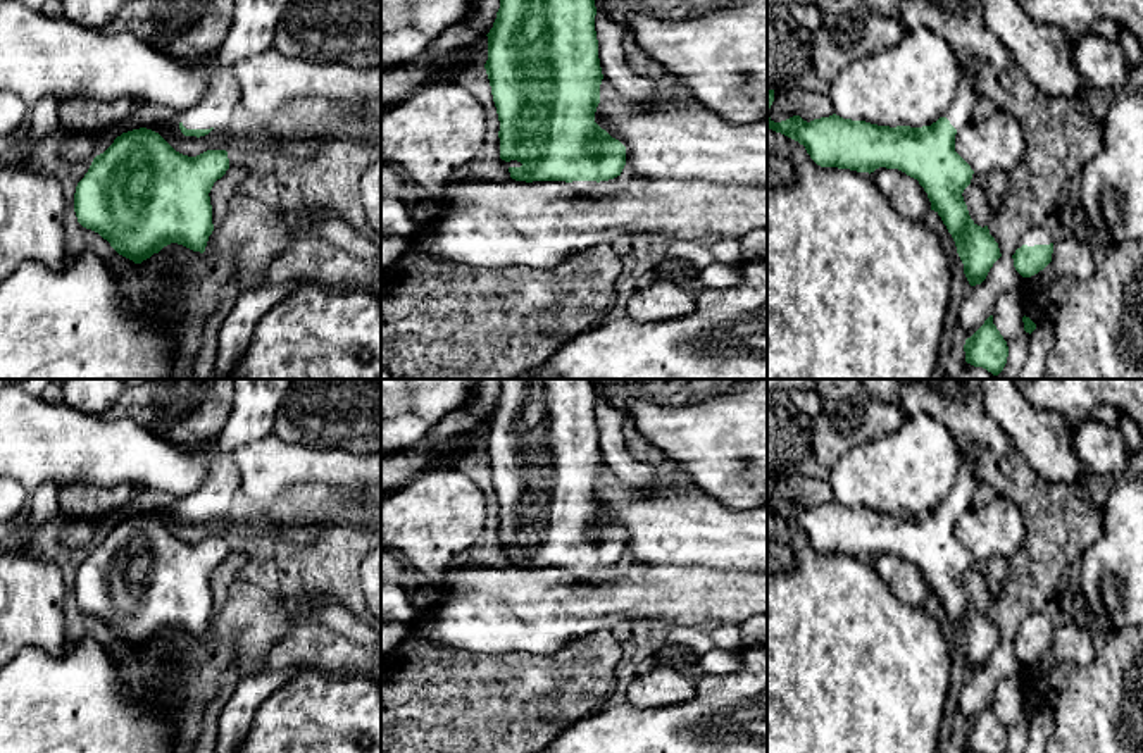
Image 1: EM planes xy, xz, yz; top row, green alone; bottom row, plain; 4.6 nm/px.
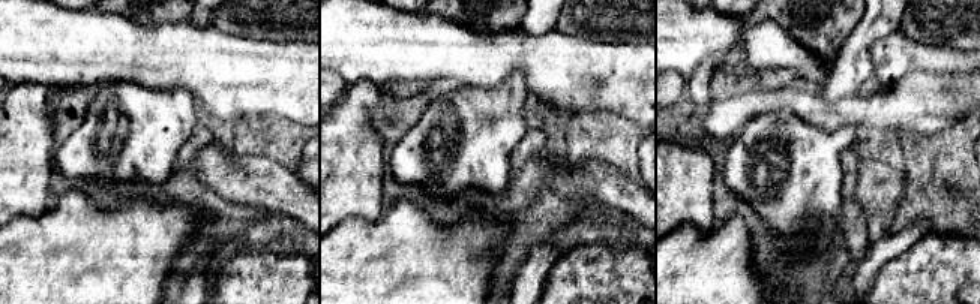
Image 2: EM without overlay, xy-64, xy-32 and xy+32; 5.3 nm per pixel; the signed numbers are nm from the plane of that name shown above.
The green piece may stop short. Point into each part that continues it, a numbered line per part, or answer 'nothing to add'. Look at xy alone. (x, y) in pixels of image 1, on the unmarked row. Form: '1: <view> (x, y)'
1: xy (254, 400)

